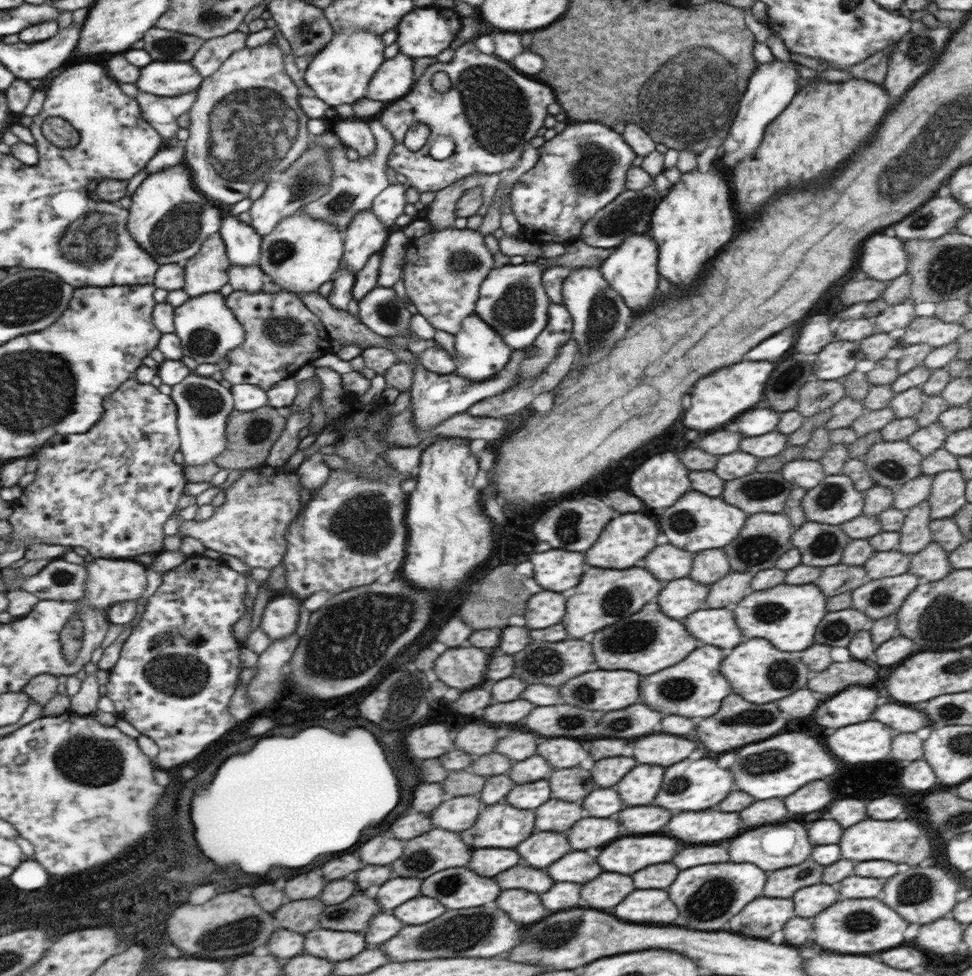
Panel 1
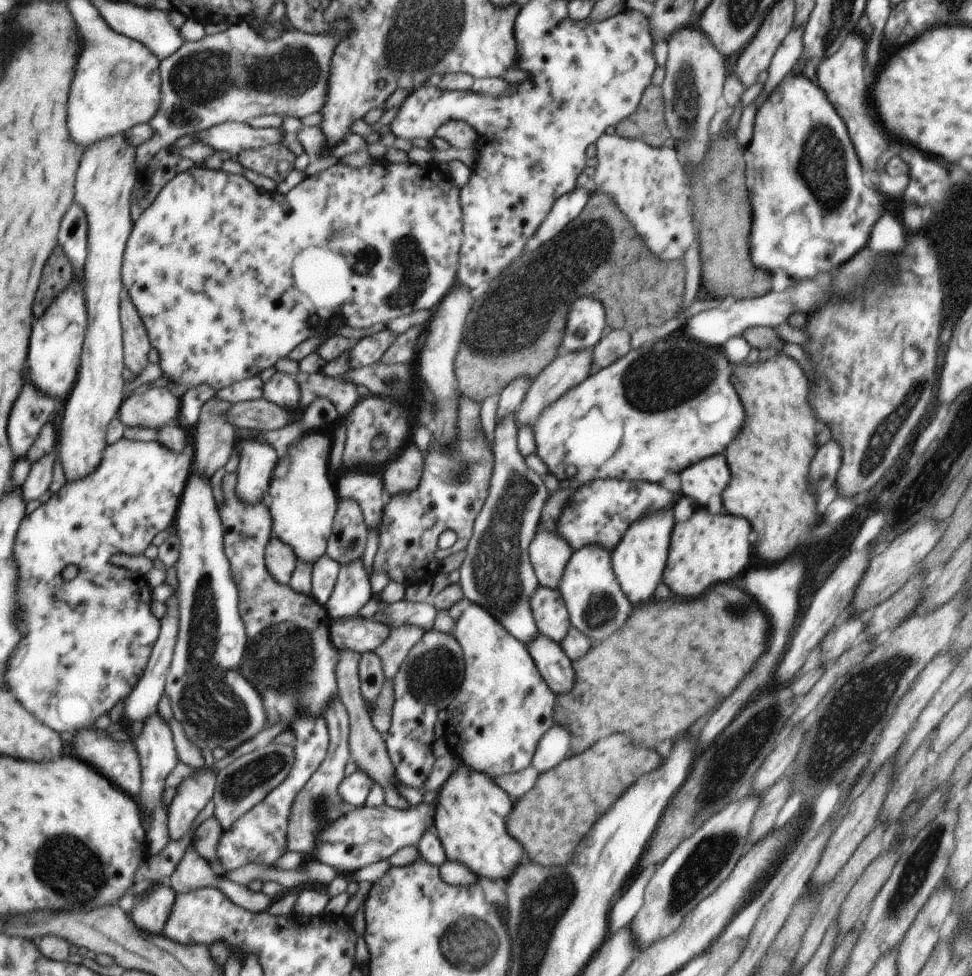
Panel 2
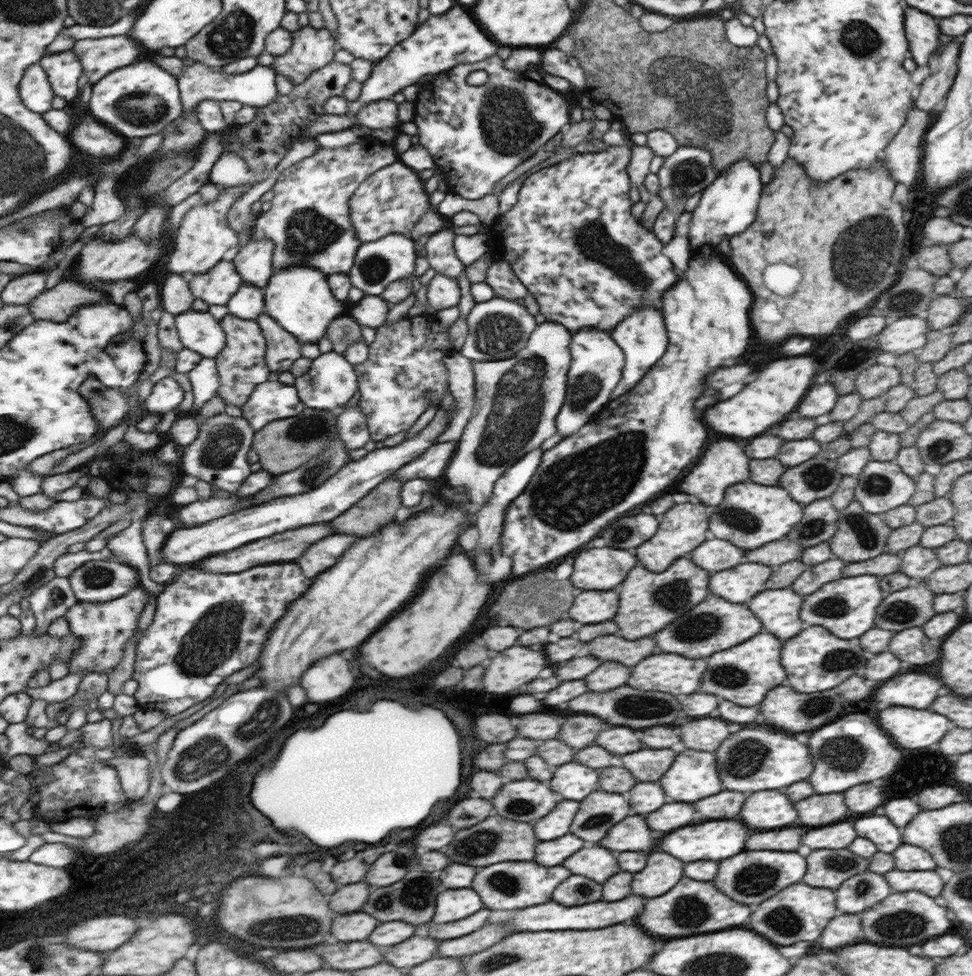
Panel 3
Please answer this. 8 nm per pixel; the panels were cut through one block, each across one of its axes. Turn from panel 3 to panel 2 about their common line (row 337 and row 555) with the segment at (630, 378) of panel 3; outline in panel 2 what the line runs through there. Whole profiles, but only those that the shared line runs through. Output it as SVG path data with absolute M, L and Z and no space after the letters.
M673 508L670 510L672 512L664 510L664 512L660 512L660 516L652 516L652 520L646 520L646 517L638 520L612 551L615 574L618 577L620 588L627 594L628 600L634 606L648 602L654 596L658 584L663 582L664 568L670 548L670 536L672 536L672 529L676 523L672 516Z

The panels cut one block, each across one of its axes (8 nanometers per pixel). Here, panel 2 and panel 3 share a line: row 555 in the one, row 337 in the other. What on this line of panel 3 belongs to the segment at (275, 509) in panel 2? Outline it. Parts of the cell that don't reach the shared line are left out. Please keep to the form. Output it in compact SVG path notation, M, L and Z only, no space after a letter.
M290 266L277 270L265 288L267 314L278 320L288 332L298 337L301 343L319 344L329 334L334 320L349 313L351 305L336 298L329 275L312 266Z

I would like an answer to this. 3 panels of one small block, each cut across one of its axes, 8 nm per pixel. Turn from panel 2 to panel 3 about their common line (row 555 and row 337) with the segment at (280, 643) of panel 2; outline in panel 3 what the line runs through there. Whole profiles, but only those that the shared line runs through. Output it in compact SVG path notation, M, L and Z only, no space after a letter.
M228 314L223 320L223 326L228 332L228 346L217 358L222 377L219 395L227 404L243 407L259 384L268 382L273 370L268 367L268 339L263 326L257 320L246 320Z

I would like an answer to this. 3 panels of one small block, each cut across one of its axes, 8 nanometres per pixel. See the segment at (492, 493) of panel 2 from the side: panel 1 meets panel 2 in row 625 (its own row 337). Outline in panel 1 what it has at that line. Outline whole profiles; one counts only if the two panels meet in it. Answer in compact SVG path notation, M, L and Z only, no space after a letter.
M524 262L522 264L506 264L502 267L492 270L488 274L482 288L480 289L480 300L475 316L490 323L507 342L512 351L528 349L543 334L543 330L550 323L550 304L551 300L547 294L544 284L540 284L540 278L543 278L542 268L534 263Z

